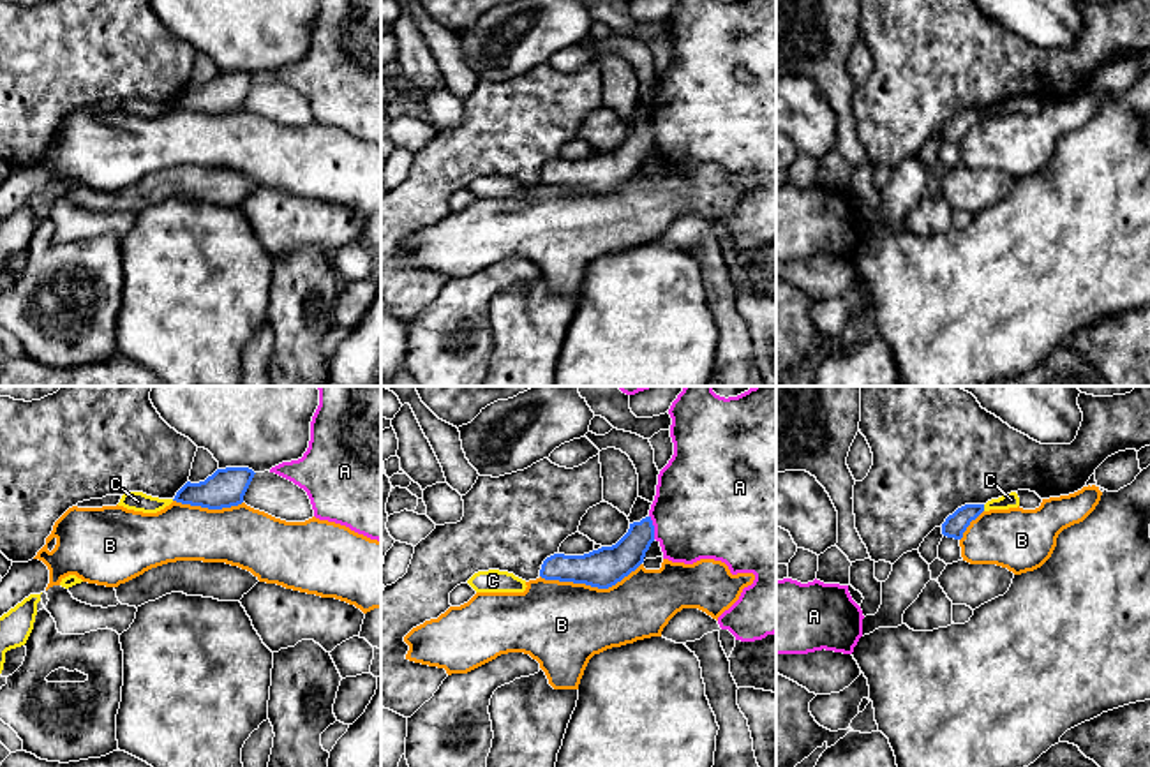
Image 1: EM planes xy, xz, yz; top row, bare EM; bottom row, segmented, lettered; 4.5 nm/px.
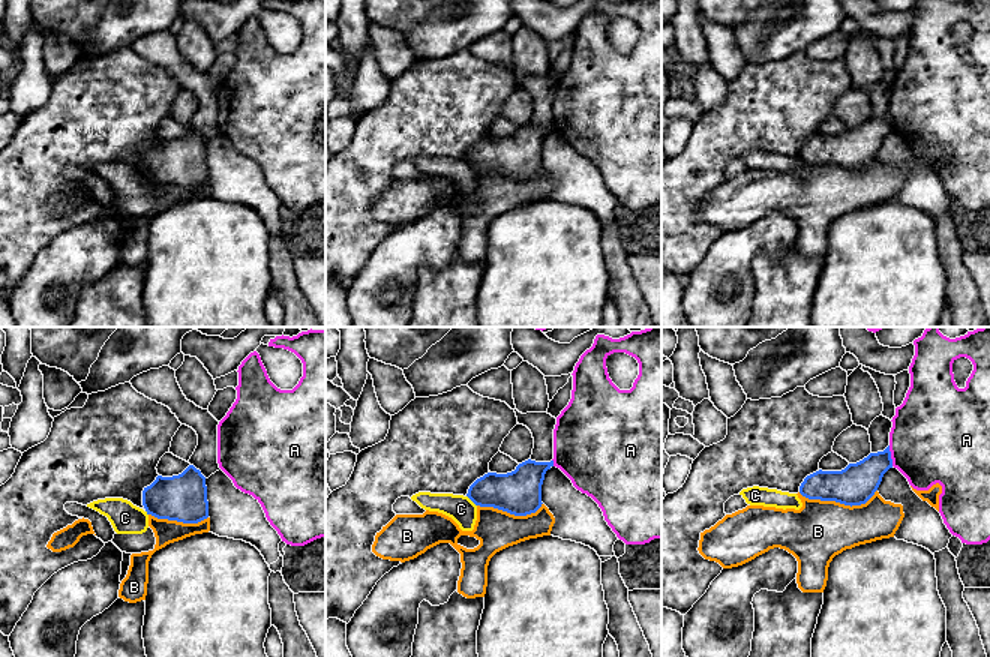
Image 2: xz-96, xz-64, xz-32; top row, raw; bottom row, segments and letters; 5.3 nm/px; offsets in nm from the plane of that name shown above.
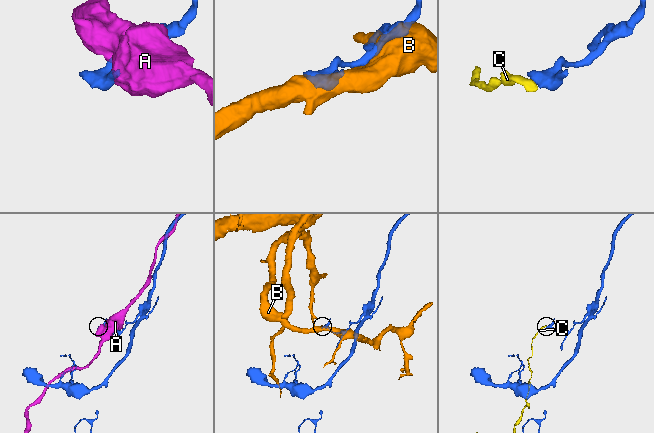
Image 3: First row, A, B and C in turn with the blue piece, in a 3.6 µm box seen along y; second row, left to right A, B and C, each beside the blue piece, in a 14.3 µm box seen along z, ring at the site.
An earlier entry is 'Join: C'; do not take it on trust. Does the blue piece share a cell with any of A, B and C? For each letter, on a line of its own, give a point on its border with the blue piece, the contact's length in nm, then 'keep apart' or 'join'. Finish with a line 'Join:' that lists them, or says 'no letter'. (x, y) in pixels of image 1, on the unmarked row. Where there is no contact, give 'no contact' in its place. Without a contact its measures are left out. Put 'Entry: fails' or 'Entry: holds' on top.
Entry: fails
A: xz (653, 133) | 110 nm | keep apart
B: xz (589, 189) | 460 nm | keep apart
C: yz (983, 113) | 30 nm | keep apart
Join: no letter

